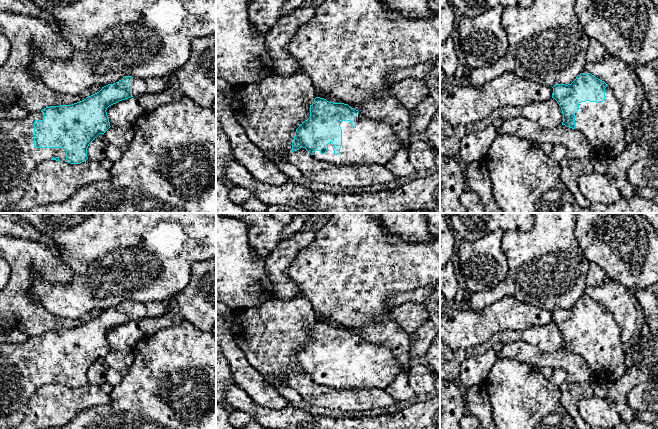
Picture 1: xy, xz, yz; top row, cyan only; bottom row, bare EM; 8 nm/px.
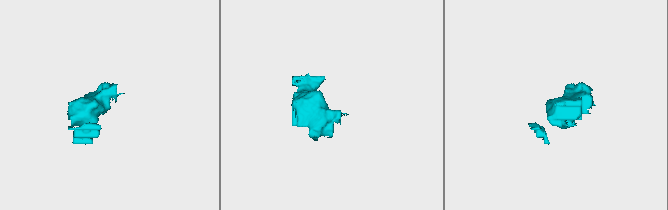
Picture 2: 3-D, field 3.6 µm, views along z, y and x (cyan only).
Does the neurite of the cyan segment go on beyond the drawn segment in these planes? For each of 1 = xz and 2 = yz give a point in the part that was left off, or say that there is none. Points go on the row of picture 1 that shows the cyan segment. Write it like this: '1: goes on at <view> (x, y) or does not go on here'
1: goes on at xz (372, 142)
2: goes on at yz (601, 123)

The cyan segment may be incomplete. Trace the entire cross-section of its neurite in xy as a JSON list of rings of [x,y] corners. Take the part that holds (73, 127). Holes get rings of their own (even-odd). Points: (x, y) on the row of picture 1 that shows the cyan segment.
[[[125,76],[80,102],[46,107],[29,113],[21,120],[0,118],[0,190],[16,188],[43,161],[56,160],[70,164],[86,161],[89,144],[111,127],[106,112],[109,106],[131,97],[163,92],[169,87],[169,82],[170,76],[148,79]]]

